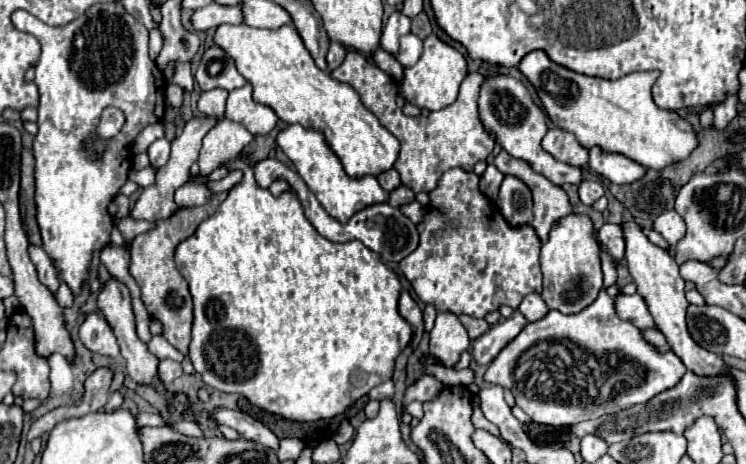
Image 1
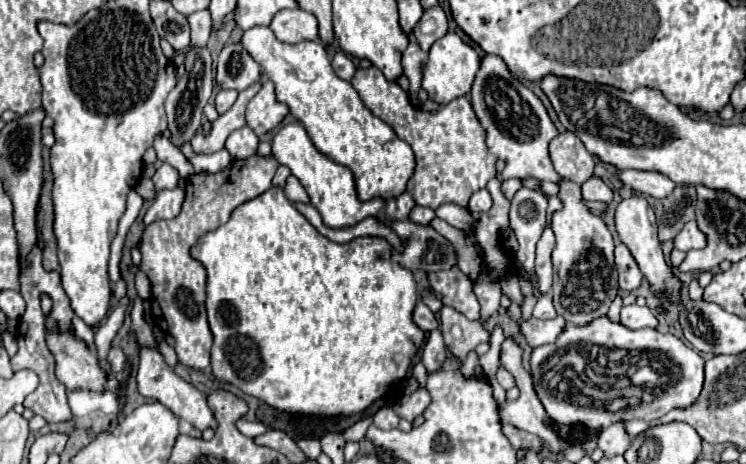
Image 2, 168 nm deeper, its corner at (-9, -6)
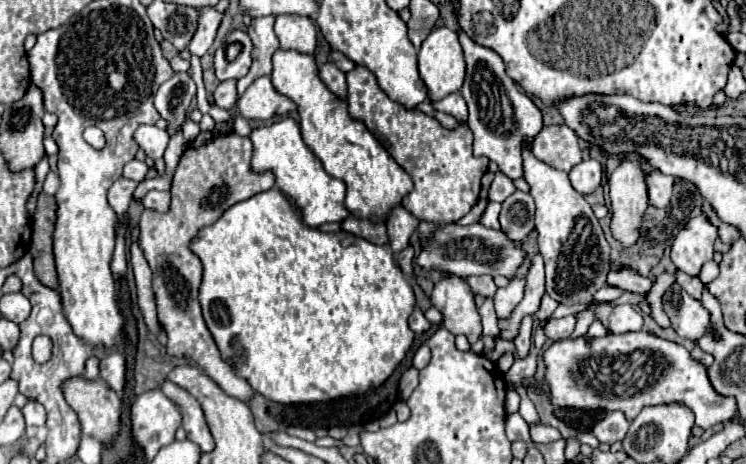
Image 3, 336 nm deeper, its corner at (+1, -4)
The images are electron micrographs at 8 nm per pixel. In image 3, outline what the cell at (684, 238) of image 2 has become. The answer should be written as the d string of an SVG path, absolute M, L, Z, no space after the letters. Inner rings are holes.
M704 214L691 218L672 244L672 262L678 270L698 278L702 264L714 256L716 238L718 228L714 228L714 224L710 224Z

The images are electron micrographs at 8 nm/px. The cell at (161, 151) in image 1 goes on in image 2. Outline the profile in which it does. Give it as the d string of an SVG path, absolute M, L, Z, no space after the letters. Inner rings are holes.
M160 134L160 136L154 140L154 150L156 150L156 154L158 154L158 160L174 166L182 178L190 178L190 176L194 174L192 164L186 160L186 156L184 156L176 146L172 146L172 142L170 142L166 136Z

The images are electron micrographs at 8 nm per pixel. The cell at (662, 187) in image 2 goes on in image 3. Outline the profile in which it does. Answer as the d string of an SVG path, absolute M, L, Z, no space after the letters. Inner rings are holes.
M652 170L646 178L648 182L648 196L650 196L650 204L654 208L666 208L666 204L670 202L670 196L672 196L672 184L674 184L674 178L672 176L666 176L658 170Z

